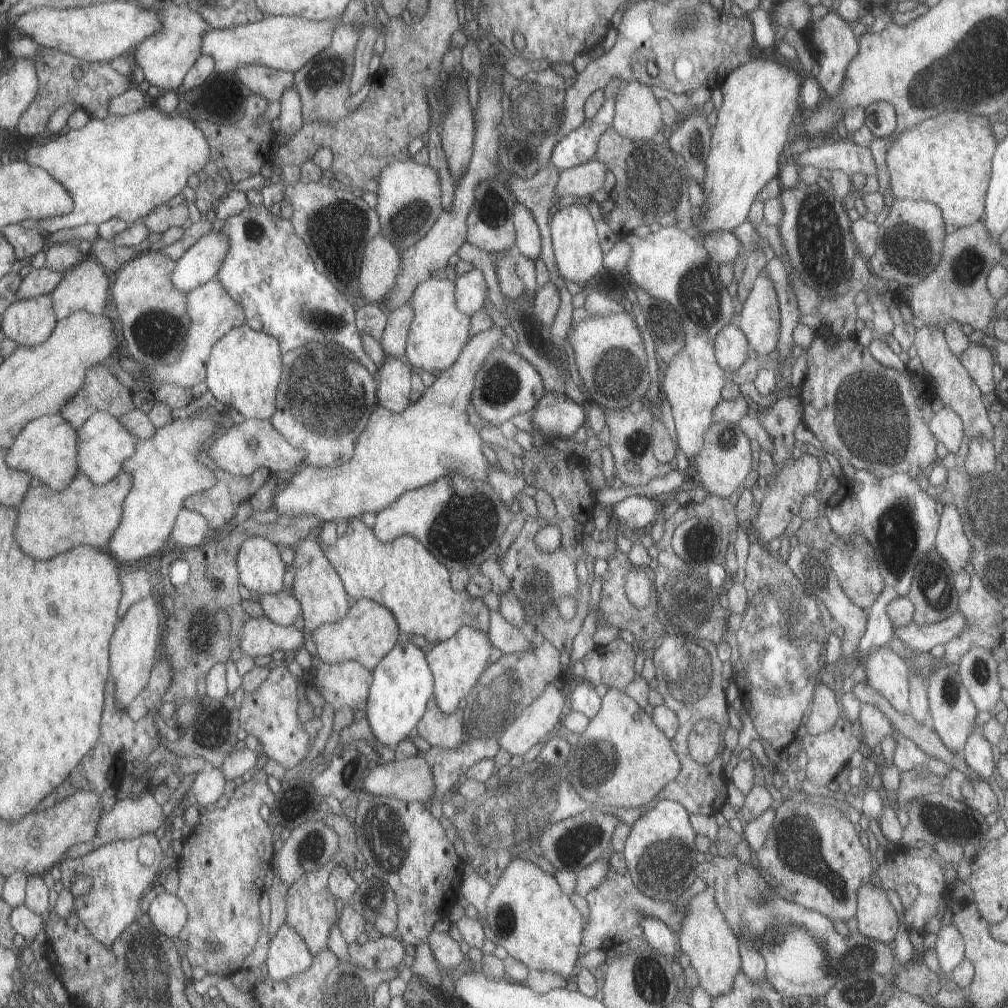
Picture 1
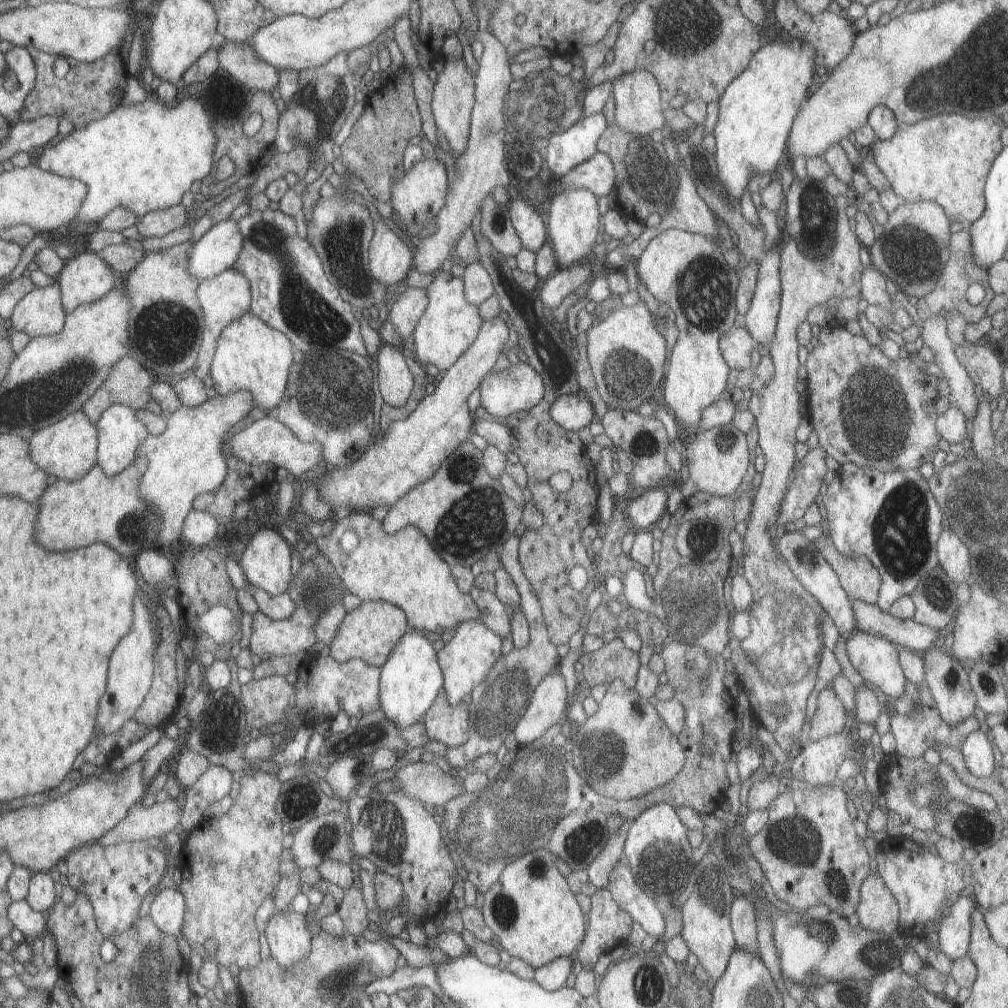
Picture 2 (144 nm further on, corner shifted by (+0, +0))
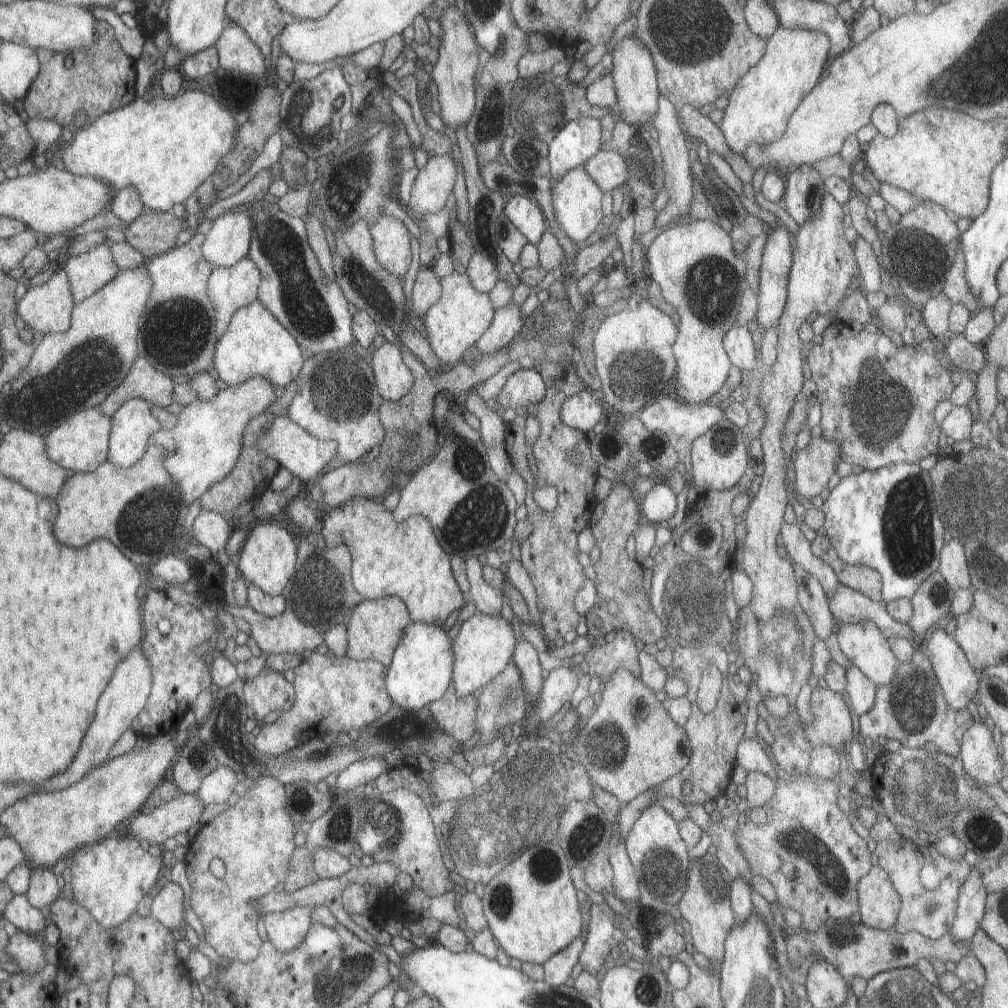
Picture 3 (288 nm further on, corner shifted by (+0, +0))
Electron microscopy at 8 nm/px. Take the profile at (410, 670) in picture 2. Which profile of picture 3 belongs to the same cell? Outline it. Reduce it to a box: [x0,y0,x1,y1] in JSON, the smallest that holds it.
[387,622,453,710]

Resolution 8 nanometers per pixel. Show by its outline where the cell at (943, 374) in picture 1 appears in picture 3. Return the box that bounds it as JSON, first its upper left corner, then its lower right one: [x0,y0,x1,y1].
[923,292,953,342]

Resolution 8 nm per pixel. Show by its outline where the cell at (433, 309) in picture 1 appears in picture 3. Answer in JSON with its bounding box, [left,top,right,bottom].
[423,272,495,368]

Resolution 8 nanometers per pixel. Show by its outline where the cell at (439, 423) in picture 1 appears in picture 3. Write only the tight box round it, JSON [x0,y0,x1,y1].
[477,302,525,356]

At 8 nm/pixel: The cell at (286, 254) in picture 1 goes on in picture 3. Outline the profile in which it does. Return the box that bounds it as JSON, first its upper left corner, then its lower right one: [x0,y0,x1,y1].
[249,208,357,352]

